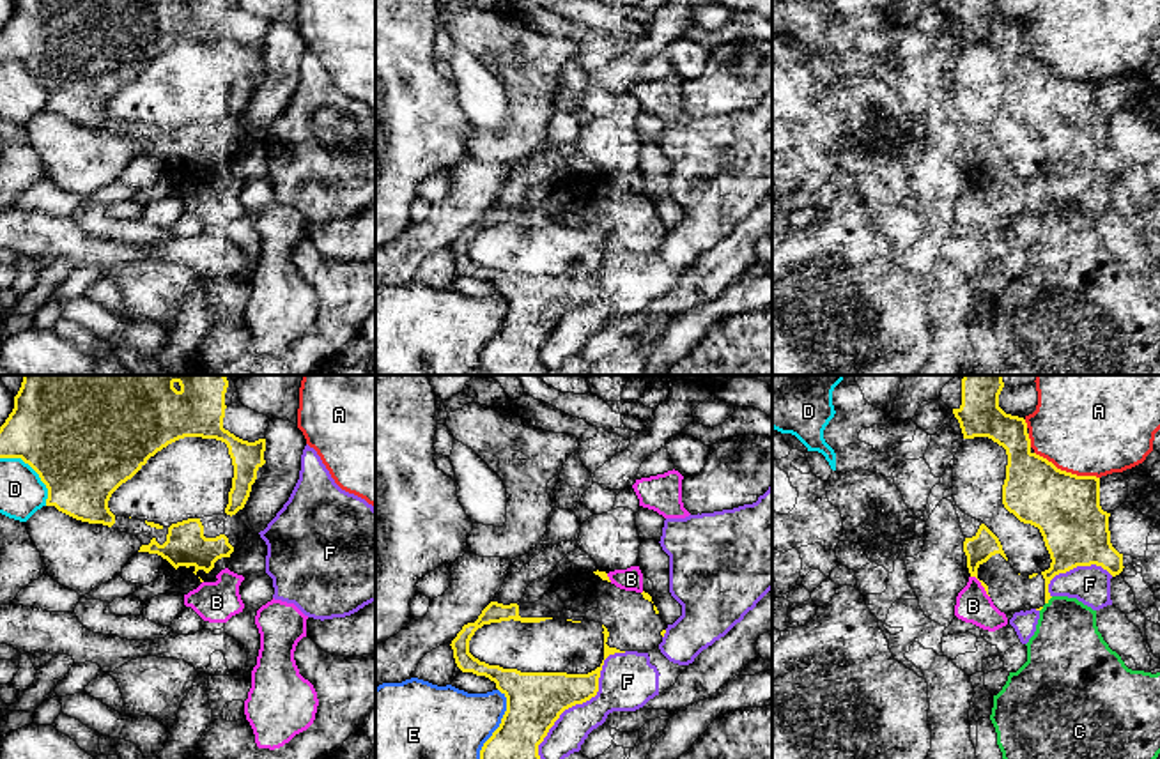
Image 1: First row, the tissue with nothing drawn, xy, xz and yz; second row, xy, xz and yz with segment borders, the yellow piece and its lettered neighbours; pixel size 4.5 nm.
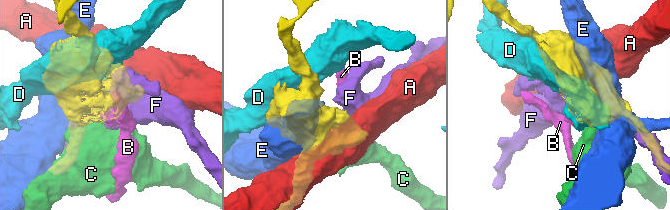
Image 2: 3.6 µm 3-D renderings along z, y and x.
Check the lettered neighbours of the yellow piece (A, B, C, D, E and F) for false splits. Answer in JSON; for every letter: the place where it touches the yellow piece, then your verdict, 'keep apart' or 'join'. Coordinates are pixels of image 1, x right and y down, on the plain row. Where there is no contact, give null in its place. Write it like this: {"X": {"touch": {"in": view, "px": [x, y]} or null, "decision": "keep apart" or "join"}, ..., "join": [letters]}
{"A": {"touch": {"in": "yz", "px": [1065, 75]}, "decision": "keep apart"}, "B": {"touch": {"in": "yz", "px": [982, 188]}, "decision": "keep apart"}, "C": {"touch": {"in": "yz", "px": [1049, 202]}, "decision": "keep apart"}, "D": {"touch": {"in": "xy", "px": [34, 73]}, "decision": "keep apart"}, "E": {"touch": {"in": "xz", "px": [500, 329]}, "decision": "keep apart"}, "F": {"touch": {"in": "xz", "px": [578, 306]}, "decision": "keep apart"}, "join": []}

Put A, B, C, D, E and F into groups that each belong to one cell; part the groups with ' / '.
A / B / C / D / E / F

